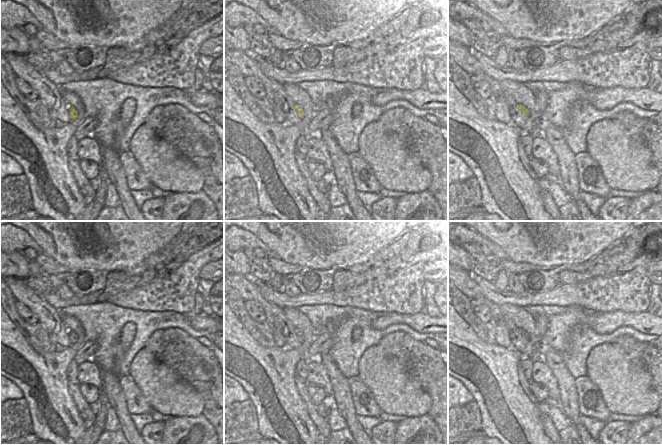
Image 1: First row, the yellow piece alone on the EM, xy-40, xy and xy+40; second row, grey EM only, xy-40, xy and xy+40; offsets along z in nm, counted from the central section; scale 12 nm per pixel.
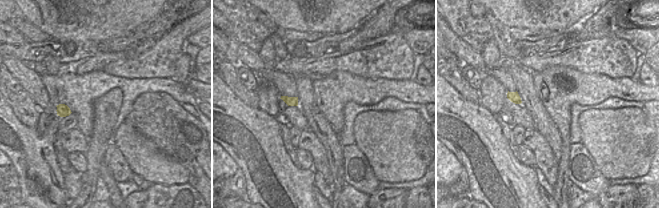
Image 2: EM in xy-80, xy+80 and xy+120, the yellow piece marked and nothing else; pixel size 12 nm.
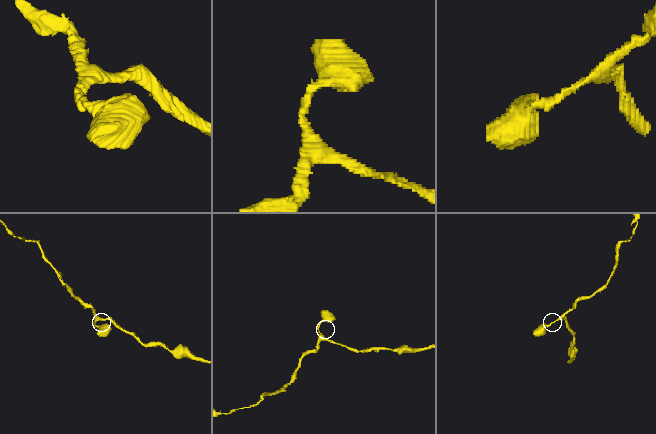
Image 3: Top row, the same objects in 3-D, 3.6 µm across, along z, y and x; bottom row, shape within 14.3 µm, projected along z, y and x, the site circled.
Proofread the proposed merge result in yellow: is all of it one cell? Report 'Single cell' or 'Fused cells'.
Single cell.

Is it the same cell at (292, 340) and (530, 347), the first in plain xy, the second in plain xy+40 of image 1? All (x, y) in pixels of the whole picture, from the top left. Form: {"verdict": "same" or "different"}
{"verdict": "same"}

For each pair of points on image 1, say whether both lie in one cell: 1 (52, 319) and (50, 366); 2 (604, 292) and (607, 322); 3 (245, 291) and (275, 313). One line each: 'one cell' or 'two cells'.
1: two cells
2: two cells
3: one cell

